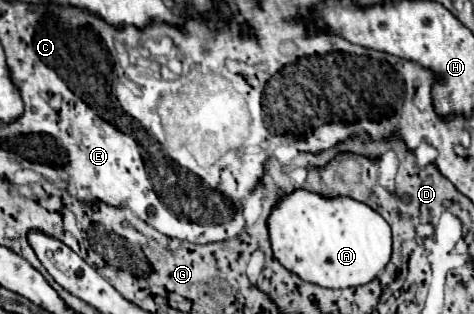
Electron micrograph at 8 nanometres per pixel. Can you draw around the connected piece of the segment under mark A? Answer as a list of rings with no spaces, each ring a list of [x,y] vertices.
[[[295,190],[269,216],[269,236],[275,258],[307,282],[325,288],[349,288],[371,282],[391,258],[391,228],[369,206],[351,200],[327,200]]]

